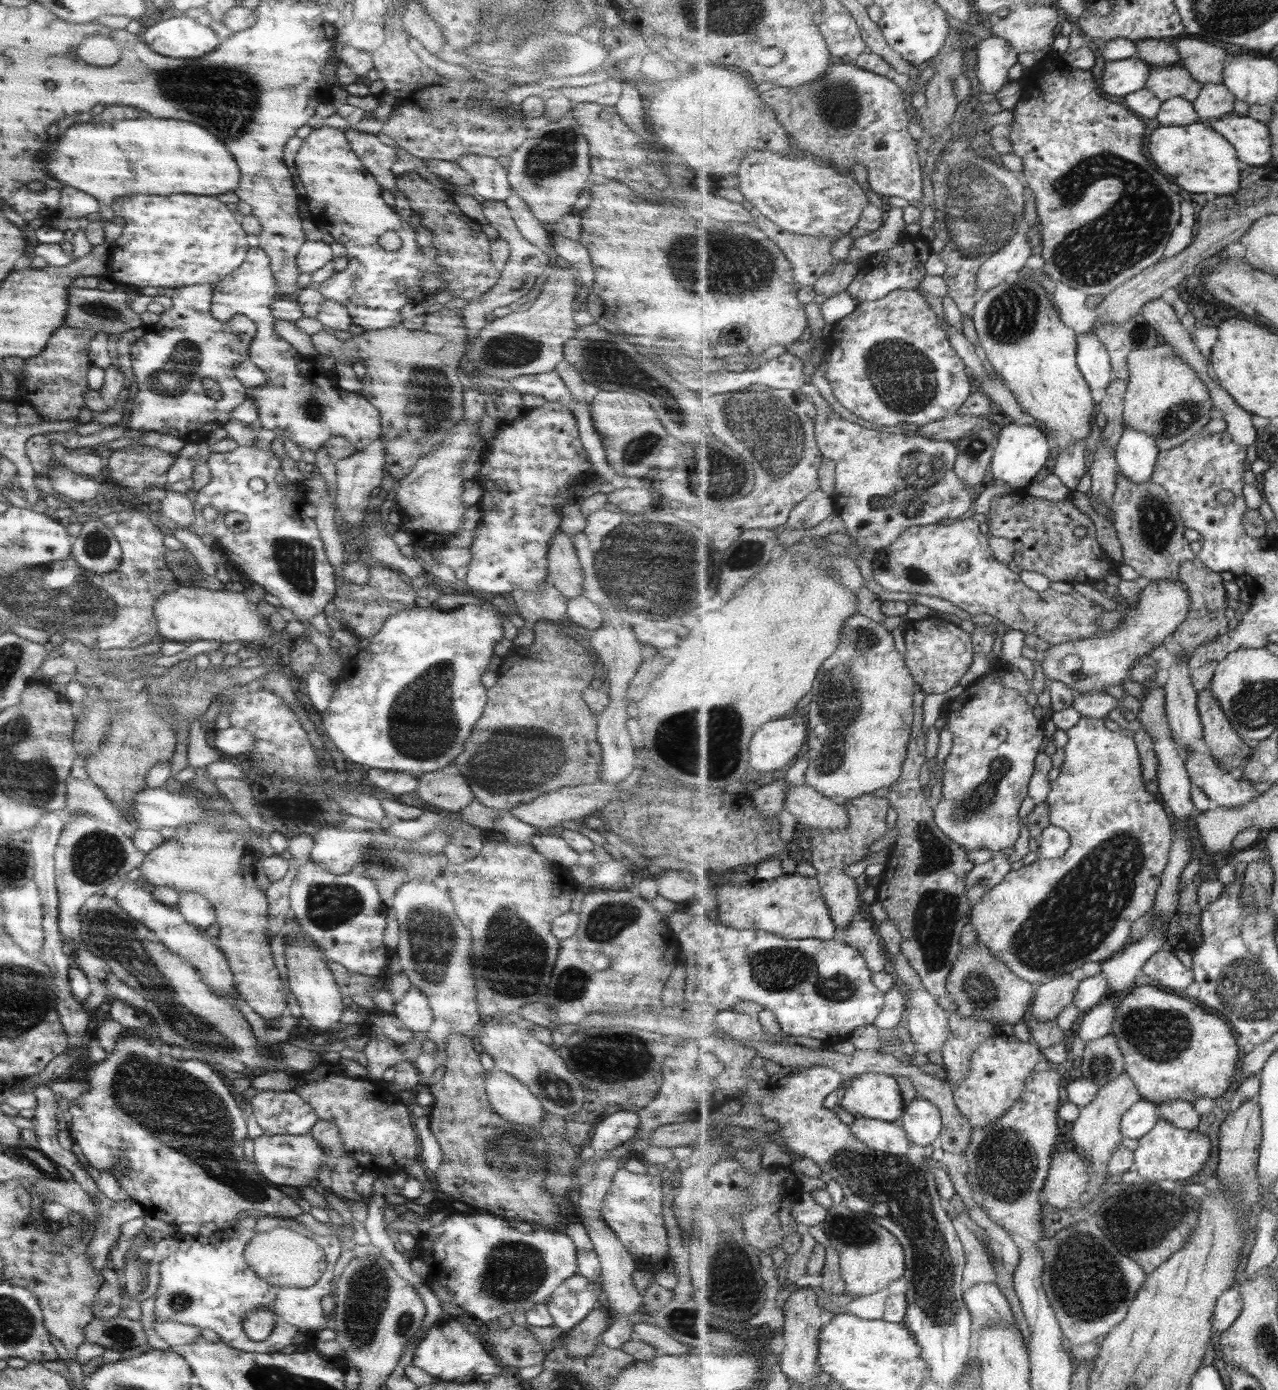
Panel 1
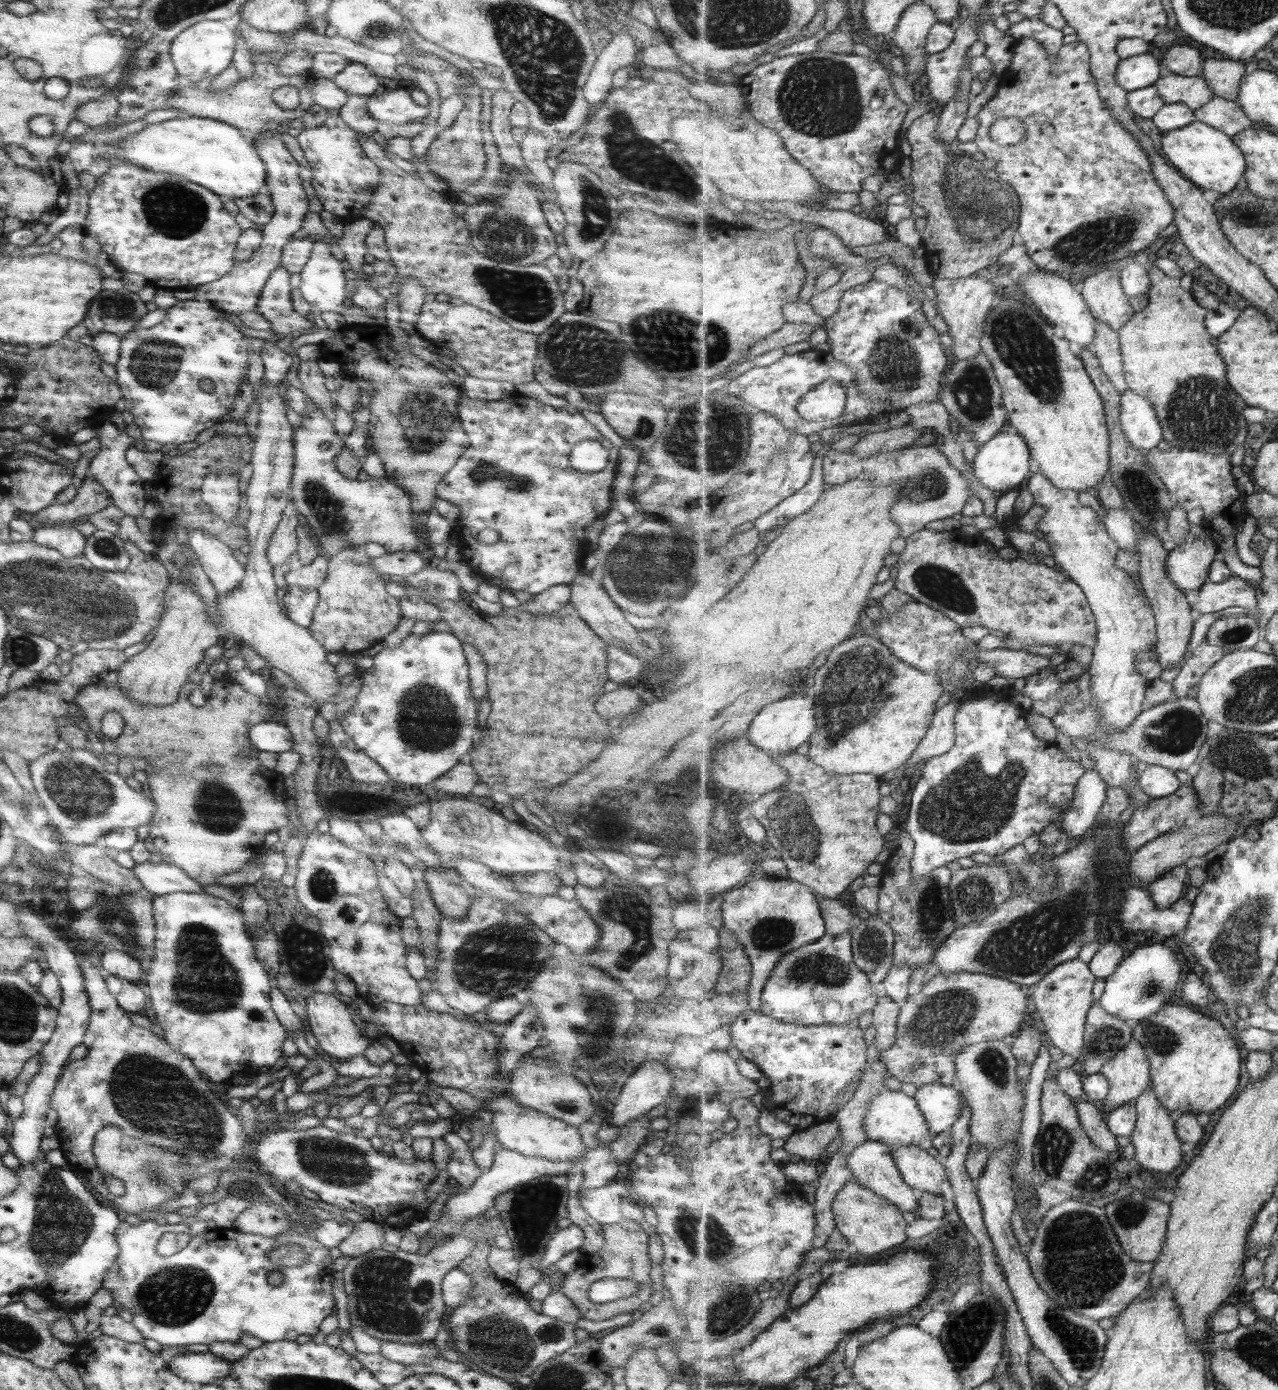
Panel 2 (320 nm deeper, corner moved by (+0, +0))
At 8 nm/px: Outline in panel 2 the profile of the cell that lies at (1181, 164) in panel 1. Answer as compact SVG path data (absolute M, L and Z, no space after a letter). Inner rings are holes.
M1196 120L1189 126L1164 132L1161 142L1161 152L1171 164L1174 167L1179 166L1179 172L1203 190L1215 190L1224 195L1233 192L1246 178L1248 163L1246 154L1235 144L1231 135L1209 126L1206 122Z

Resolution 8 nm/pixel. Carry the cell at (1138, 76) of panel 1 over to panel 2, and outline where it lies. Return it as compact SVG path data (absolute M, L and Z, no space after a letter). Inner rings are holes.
M1150 53L1123 59L1118 67L1119 86L1128 91L1141 90L1156 84L1161 78L1163 64Z

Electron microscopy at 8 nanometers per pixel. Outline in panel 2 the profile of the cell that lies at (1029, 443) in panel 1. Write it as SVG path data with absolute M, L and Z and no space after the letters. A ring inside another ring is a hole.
M1000 433L987 444L980 446L979 455L975 458L974 477L985 487L996 494L1009 490L1018 490L1019 484L1029 478L1031 474L1032 459L1029 445L1023 436L1016 434Z

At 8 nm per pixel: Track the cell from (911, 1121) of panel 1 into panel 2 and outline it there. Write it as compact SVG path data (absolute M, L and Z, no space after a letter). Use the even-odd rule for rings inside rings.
M928 1084L918 1088L914 1097L935 1134L949 1132L964 1107L957 1085Z

